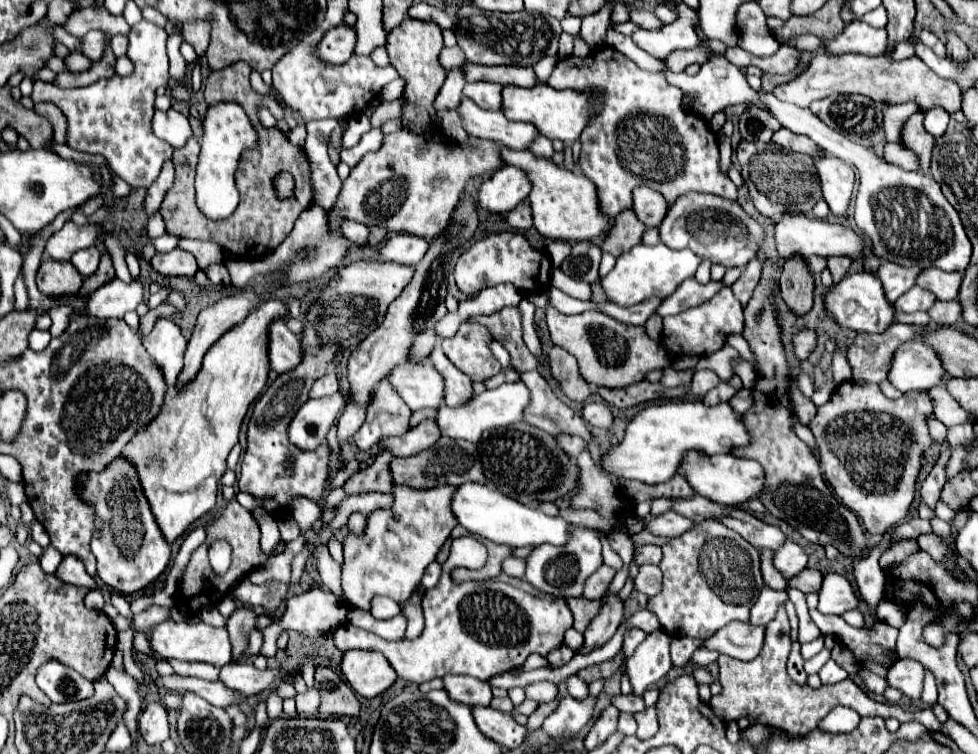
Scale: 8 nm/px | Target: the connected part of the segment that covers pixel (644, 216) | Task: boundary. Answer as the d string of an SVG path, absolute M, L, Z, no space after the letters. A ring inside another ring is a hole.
M642 184L638 188L634 188L632 192L632 210L638 216L638 220L646 226L660 226L662 218L666 216L666 208L668 202L664 200L664 196L656 190L652 190L650 186Z

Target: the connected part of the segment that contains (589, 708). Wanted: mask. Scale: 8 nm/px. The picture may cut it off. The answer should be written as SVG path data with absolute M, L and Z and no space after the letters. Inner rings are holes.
M564 694L558 708L544 720L542 728L546 728L546 732L580 732L580 728L590 720L596 700L596 696L576 700L570 694Z

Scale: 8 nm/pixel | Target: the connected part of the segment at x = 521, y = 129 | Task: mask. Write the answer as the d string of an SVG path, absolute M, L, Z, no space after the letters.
M468 98L460 102L458 112L462 116L462 126L468 134L494 140L510 150L526 150L540 136L534 124L506 120L502 112L482 110Z

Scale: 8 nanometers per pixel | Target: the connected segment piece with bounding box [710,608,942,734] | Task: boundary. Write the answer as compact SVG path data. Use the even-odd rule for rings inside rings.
M780 608L778 616L768 624L764 648L754 660L742 662L742 660L730 658L730 656L718 658L718 666L720 666L718 680L722 684L722 694L712 696L712 700L710 700L710 708L714 710L714 714L720 716L724 722L748 718L750 722L760 722L764 726L788 730L790 734L808 734L816 728L818 720L822 720L832 708L848 706L848 708L856 710L860 716L898 718L900 722L918 720L932 732L942 730L942 724L936 720L936 716L930 708L918 710L918 712L908 712L897 704L876 702L876 700L868 698L868 694L864 694L850 678L846 678L838 684L832 684L832 686L820 686L818 690L814 690L810 686L794 684L794 680L790 680L790 676L786 672L786 660L790 654L790 646L792 646L792 642L790 642L788 616L786 616L786 610Z

